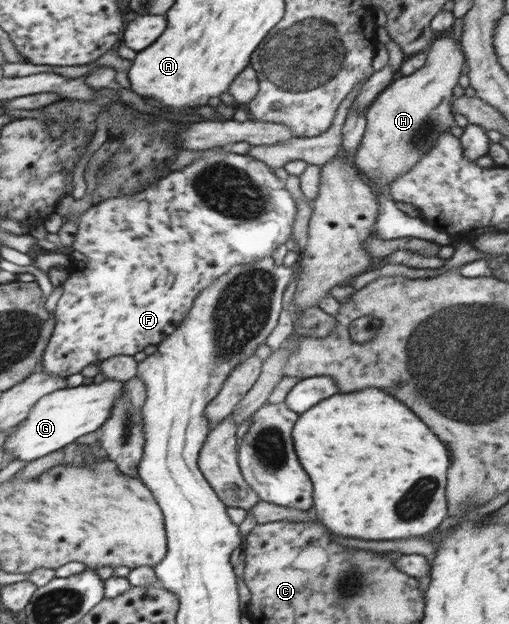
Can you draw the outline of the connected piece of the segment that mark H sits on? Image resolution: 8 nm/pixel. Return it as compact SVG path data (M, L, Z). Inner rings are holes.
M448 31L447 36L434 39L424 52L427 54L426 60L420 68L407 76L395 77L391 84L384 88L365 109L365 131L352 157L366 178L378 180L378 184L382 186L388 187L392 181L398 180L404 173L407 173L423 158L424 154L431 150L440 134L449 132L449 128L455 125L455 117L451 112L449 102L452 88L457 84L460 69L466 61L462 46Z

